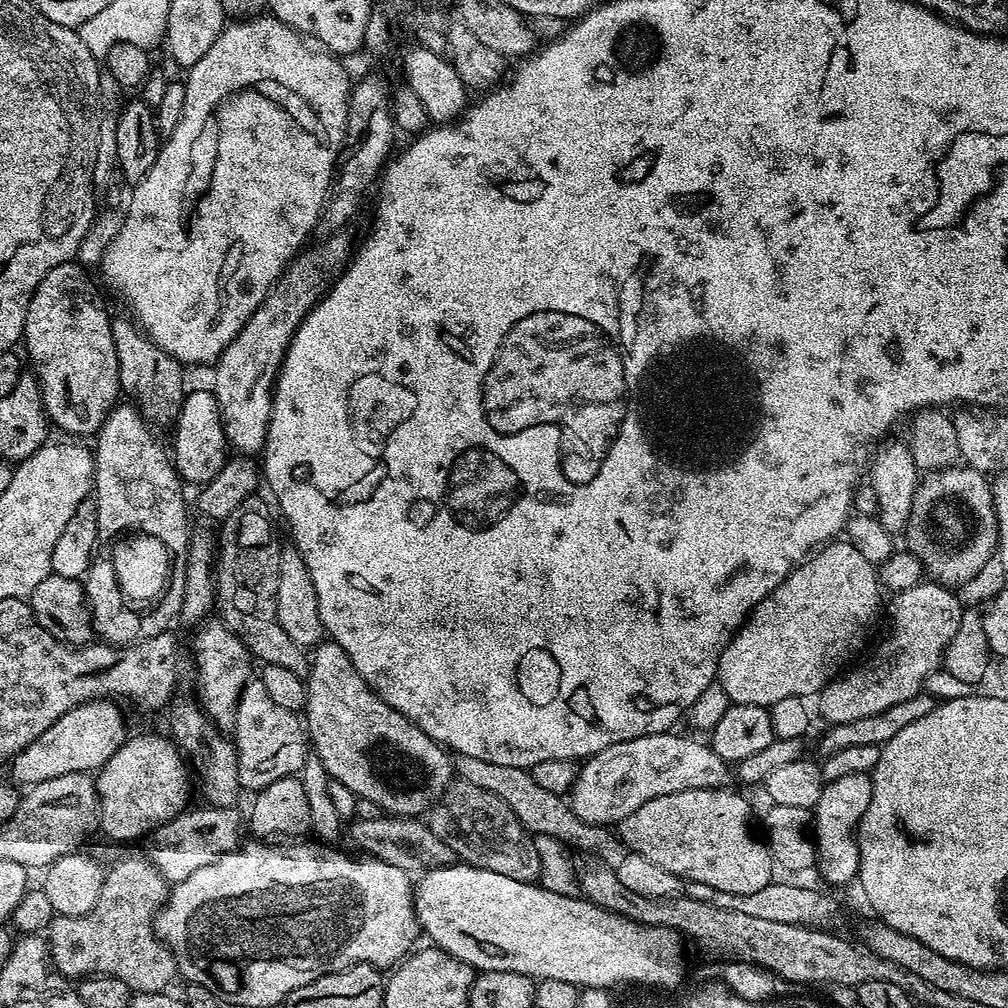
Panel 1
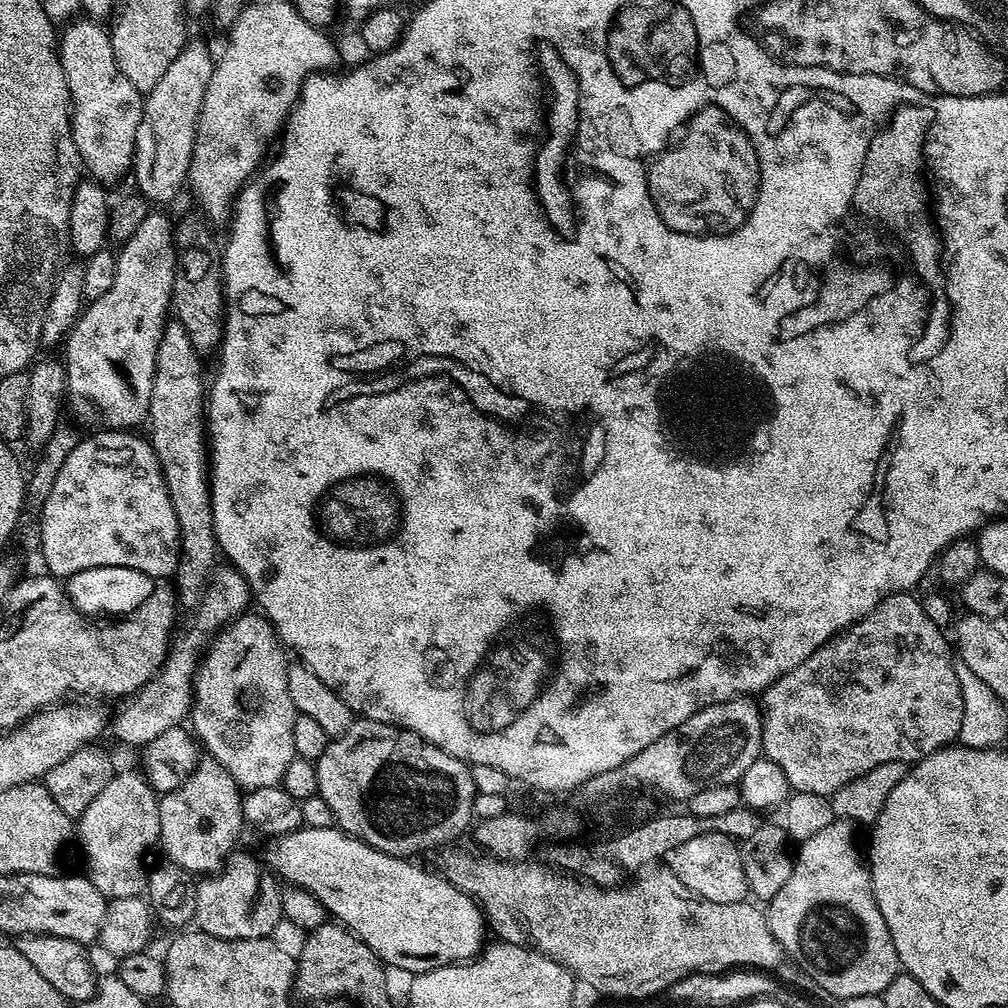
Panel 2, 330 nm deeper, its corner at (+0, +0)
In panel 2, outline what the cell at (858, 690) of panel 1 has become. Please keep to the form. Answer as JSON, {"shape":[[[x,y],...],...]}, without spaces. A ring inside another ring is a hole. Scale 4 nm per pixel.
{"shape":[[[911,591],[896,592],[888,596],[870,614],[866,614],[851,628],[843,631],[838,636],[832,637],[806,662],[799,664],[794,670],[782,674],[770,687],[762,693],[762,752],[763,755],[775,765],[779,766],[782,774],[786,774],[786,782],[792,792],[805,792],[806,794],[822,794],[831,797],[839,788],[846,786],[854,778],[874,770],[874,766],[886,766],[886,762],[902,762],[913,765],[917,760],[934,754],[940,748],[949,747],[957,739],[962,730],[962,690],[959,689],[958,674],[955,673],[957,661],[954,659],[954,648],[944,635],[945,629],[939,628],[926,614],[923,603],[912,597]]]}

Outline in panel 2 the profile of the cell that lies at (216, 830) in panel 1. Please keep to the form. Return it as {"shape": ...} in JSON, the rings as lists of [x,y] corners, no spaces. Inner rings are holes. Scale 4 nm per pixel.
{"shape":[[[233,855],[222,871],[205,876],[196,885],[198,906],[195,927],[214,938],[267,940],[282,924],[282,888],[263,859]]]}

